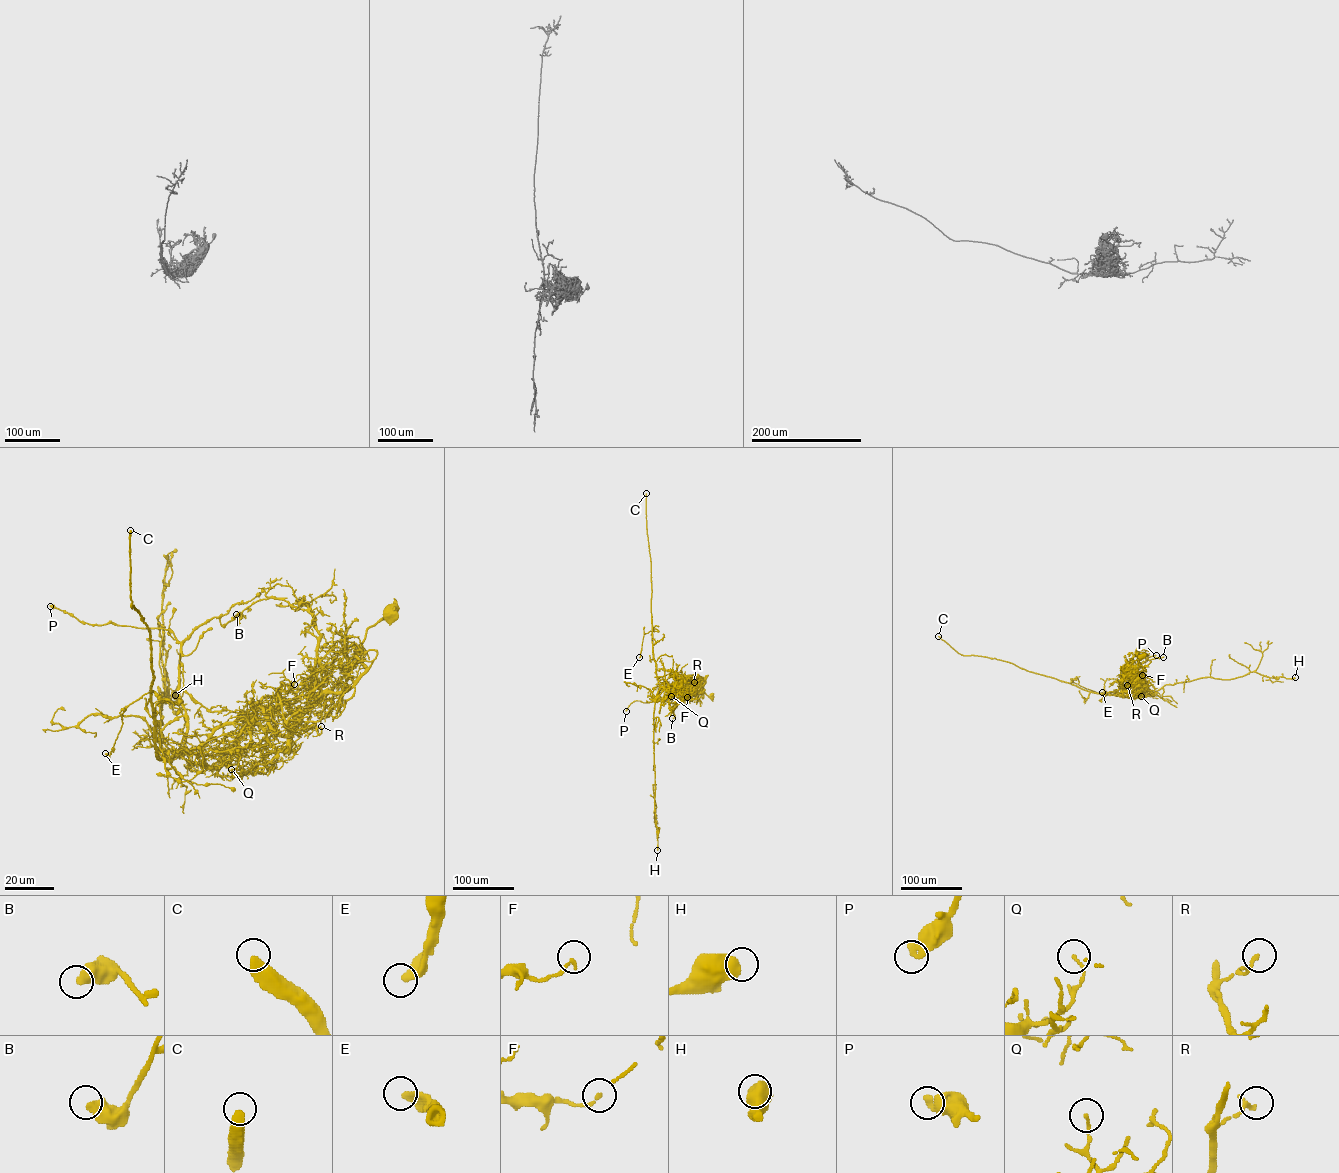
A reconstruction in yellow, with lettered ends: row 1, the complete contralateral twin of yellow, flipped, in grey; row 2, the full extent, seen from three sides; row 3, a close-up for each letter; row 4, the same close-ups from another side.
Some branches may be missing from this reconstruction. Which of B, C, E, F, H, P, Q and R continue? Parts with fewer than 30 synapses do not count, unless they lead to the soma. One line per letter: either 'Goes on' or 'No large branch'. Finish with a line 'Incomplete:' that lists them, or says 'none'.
B: No large branch
C: Goes on
E: No large branch
F: No large branch
H: No large branch
P: No large branch
Q: No large branch
R: No large branch
Incomplete: C

